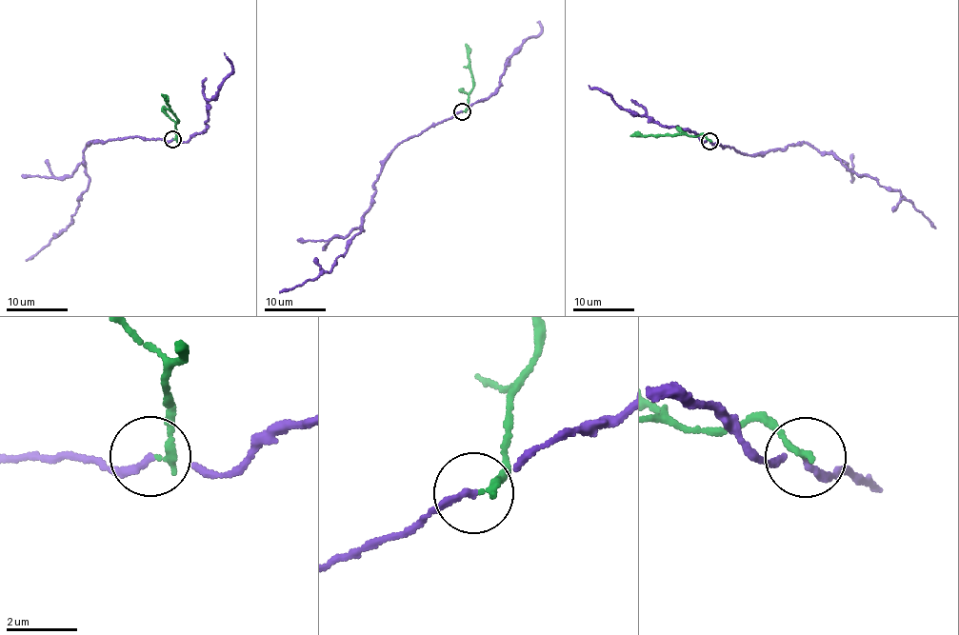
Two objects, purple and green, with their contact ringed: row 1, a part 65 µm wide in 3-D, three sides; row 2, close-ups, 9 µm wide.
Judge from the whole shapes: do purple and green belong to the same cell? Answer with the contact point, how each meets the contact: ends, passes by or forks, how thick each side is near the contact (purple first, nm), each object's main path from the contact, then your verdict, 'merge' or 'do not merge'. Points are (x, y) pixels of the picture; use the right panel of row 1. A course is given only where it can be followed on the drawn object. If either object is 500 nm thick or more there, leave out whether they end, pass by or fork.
at (709, 141); purple passes by; green ends there; 130 nm thick on the purple side, 180 nm on the other; purple runs (710, 141), (754, 156), (804, 142), (829, 151), (856, 174), (871, 176), (908, 199), (935, 228); green runs (710, 141), (702, 134), (630, 134); do not merge

